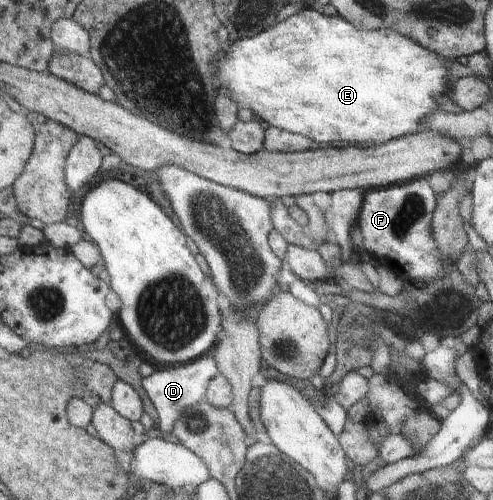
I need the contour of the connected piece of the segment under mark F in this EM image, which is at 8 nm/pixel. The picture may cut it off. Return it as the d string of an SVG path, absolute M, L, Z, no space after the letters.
M426 177L364 191L355 223L363 238L363 251L409 281L417 279L425 282L443 276L442 265L445 262L453 264L457 258L443 256L434 242L431 220L436 204L435 194Z

